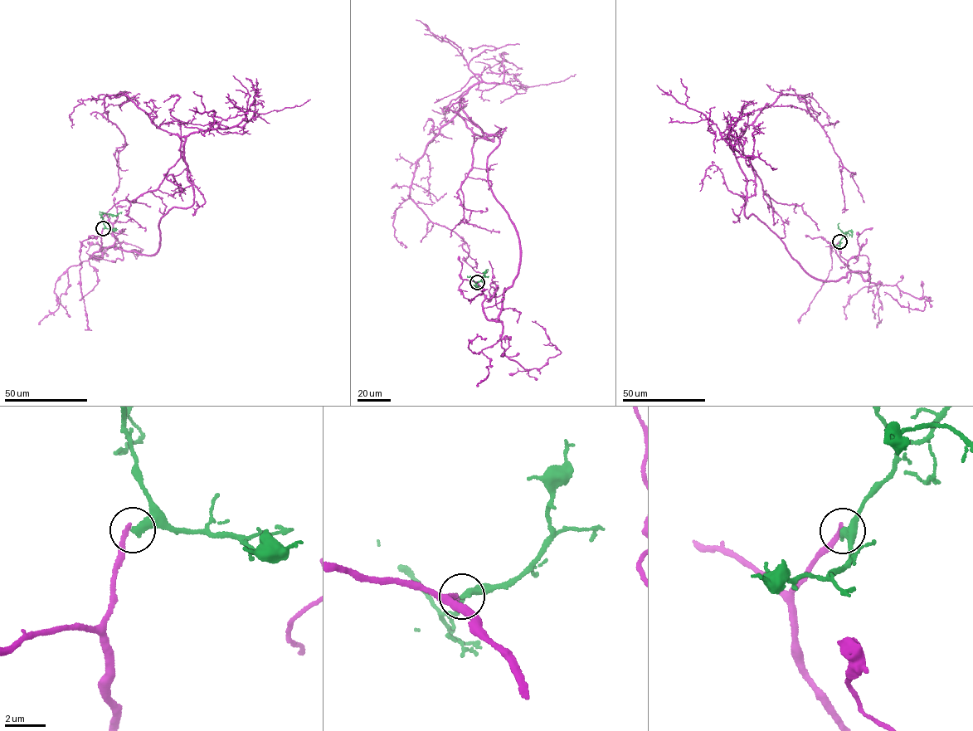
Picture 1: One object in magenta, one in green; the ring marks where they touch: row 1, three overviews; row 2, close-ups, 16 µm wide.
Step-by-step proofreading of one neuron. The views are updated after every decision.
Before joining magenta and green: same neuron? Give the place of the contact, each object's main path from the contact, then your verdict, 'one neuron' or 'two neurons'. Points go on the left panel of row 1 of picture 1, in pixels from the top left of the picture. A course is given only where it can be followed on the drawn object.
(103, 228) | magenta via (103, 228), (90, 258), (111, 246), (151, 255), (162, 216), (193, 202), (180, 138), (108, 95), (128, 169) | green via (103, 228), (104, 212), (121, 213) | two neurons

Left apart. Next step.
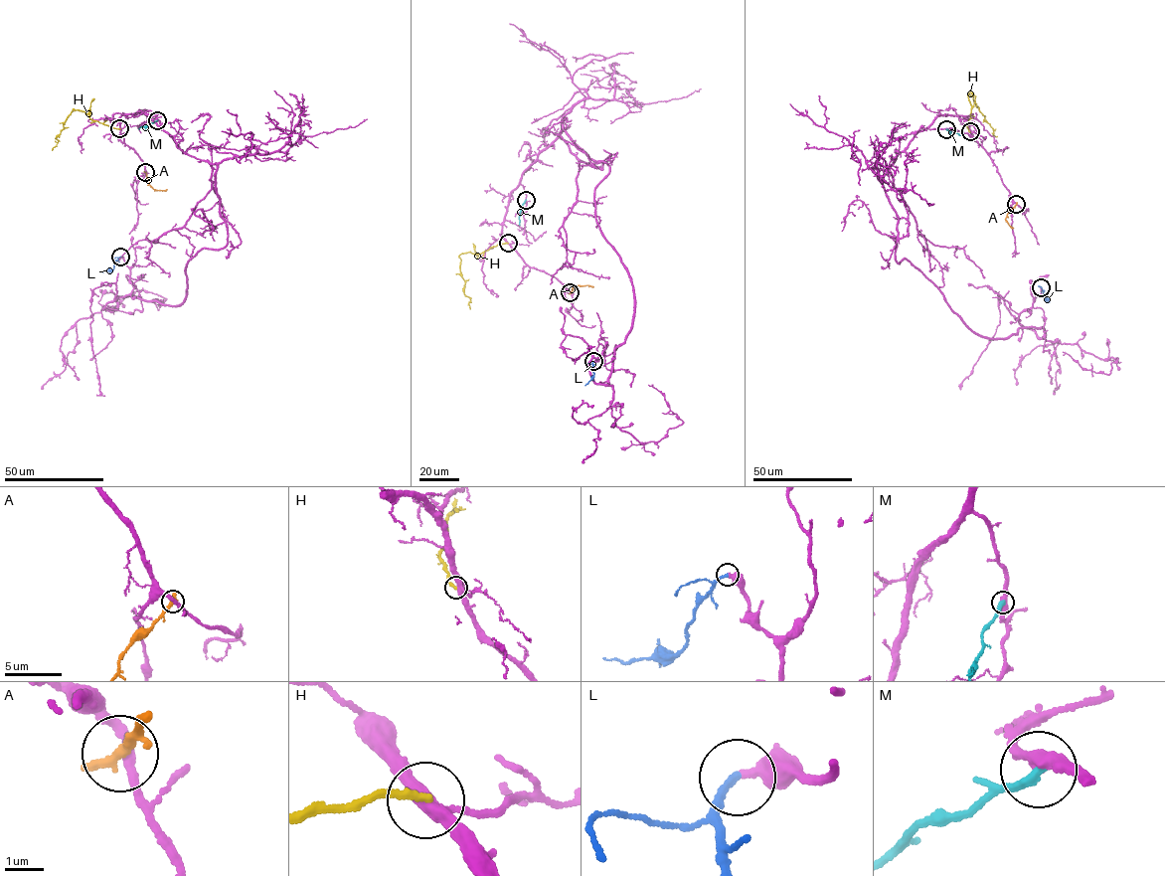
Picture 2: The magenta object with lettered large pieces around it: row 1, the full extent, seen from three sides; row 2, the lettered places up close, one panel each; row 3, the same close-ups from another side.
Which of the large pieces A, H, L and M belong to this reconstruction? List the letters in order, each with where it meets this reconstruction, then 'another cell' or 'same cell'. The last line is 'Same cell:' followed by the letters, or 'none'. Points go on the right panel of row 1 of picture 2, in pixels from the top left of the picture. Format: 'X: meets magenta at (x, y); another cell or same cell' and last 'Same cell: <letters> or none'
A: meets magenta at (1016, 204); another cell
H: meets magenta at (970, 131); another cell
L: meets magenta at (1041, 287); same cell
M: meets magenta at (946, 129); another cell
Same cell: L

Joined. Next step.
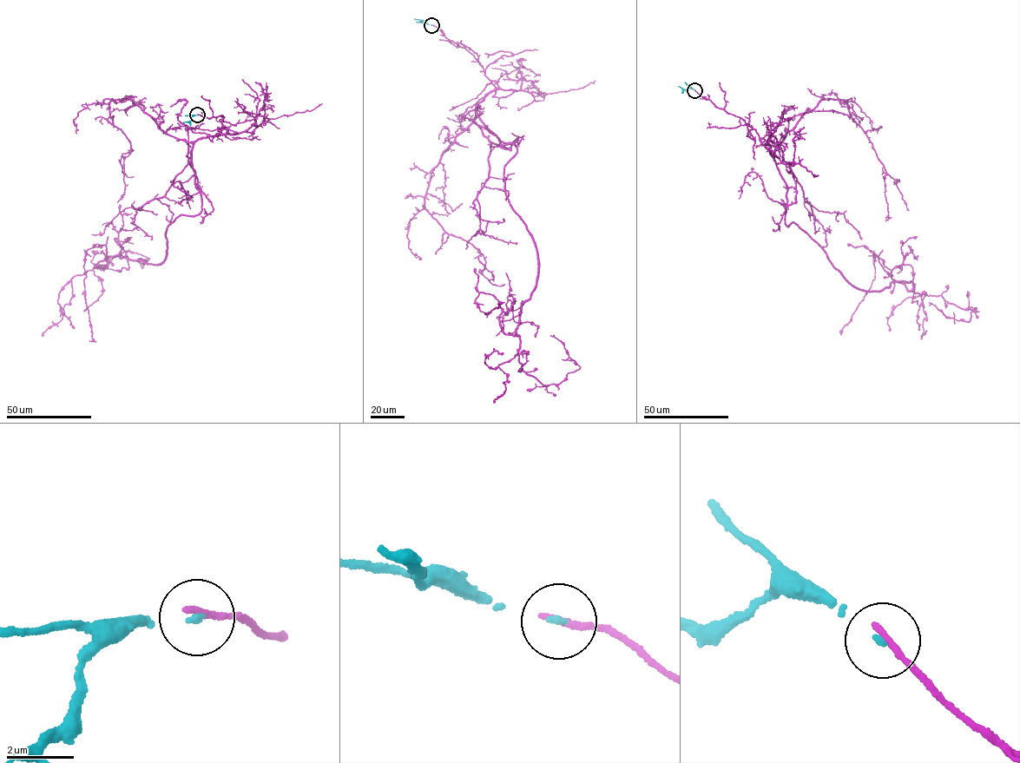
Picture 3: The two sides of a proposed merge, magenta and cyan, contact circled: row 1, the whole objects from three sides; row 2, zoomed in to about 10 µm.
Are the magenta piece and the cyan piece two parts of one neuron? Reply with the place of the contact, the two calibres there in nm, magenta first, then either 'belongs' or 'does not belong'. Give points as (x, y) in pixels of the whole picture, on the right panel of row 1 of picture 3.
(694, 90) | 200/120 nm | does not belong

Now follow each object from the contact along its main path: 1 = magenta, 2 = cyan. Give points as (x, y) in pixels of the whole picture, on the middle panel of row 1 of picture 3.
1: (431, 25), (497, 83), (476, 110), (517, 149), (505, 190), (538, 260), (518, 337), (475, 302), (504, 302)
2: (431, 25), (414, 18)

